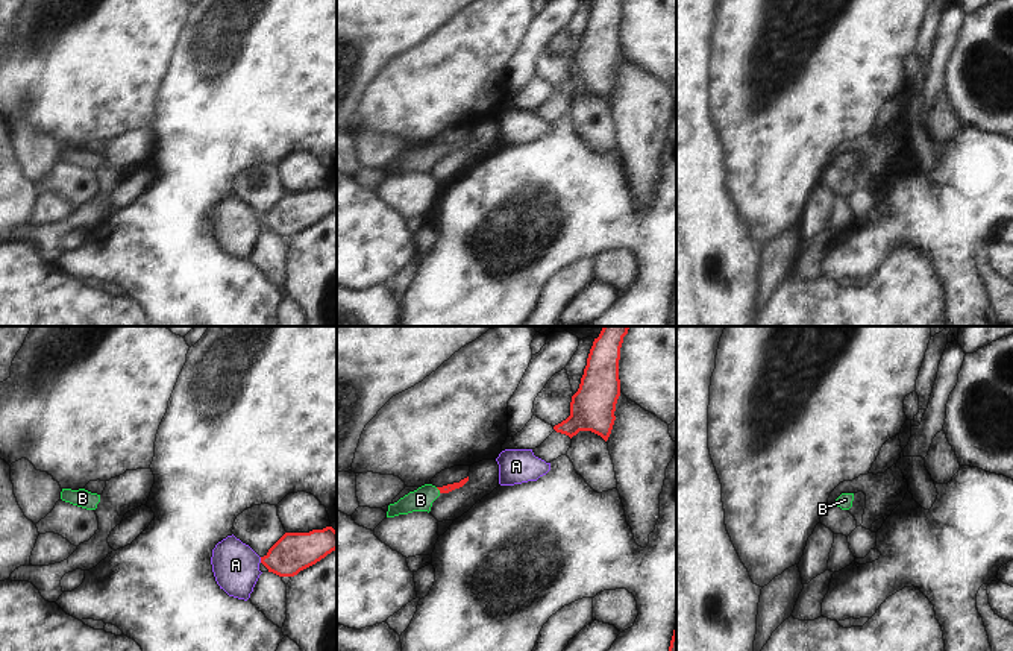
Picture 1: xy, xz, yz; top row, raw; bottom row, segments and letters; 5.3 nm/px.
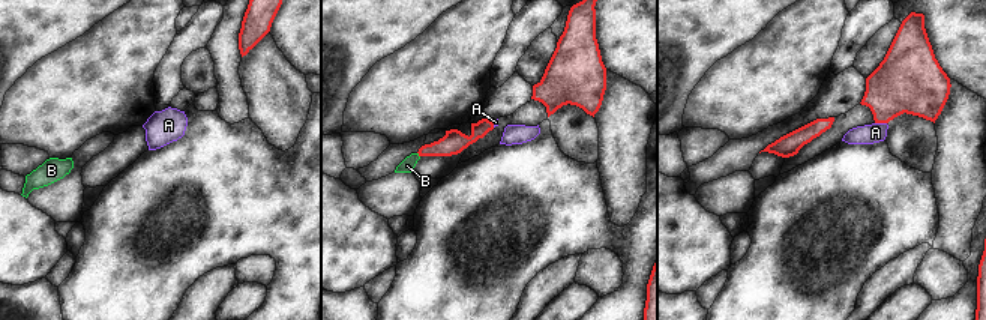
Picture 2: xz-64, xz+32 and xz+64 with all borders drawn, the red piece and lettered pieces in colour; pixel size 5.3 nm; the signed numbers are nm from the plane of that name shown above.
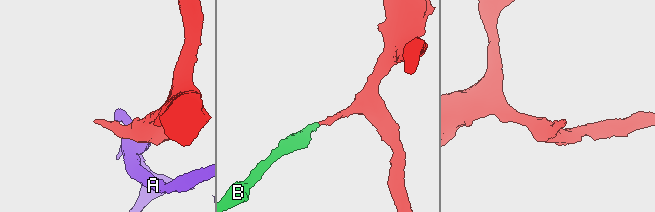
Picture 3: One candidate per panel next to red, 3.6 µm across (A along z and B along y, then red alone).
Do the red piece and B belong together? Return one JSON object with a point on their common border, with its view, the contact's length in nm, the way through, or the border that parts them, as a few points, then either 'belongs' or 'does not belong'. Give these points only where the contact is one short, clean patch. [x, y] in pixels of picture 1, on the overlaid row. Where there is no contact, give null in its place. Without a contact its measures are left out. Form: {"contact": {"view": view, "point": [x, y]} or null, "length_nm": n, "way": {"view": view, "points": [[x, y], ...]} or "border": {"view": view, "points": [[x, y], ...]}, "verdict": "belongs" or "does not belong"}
{"contact": {"view": "xz", "point": [439, 489]}, "length_nm": 40, "way": {"view": "xz", "points": [[449, 487], [439, 489], [420, 500]]}, "verdict": "belongs"}

